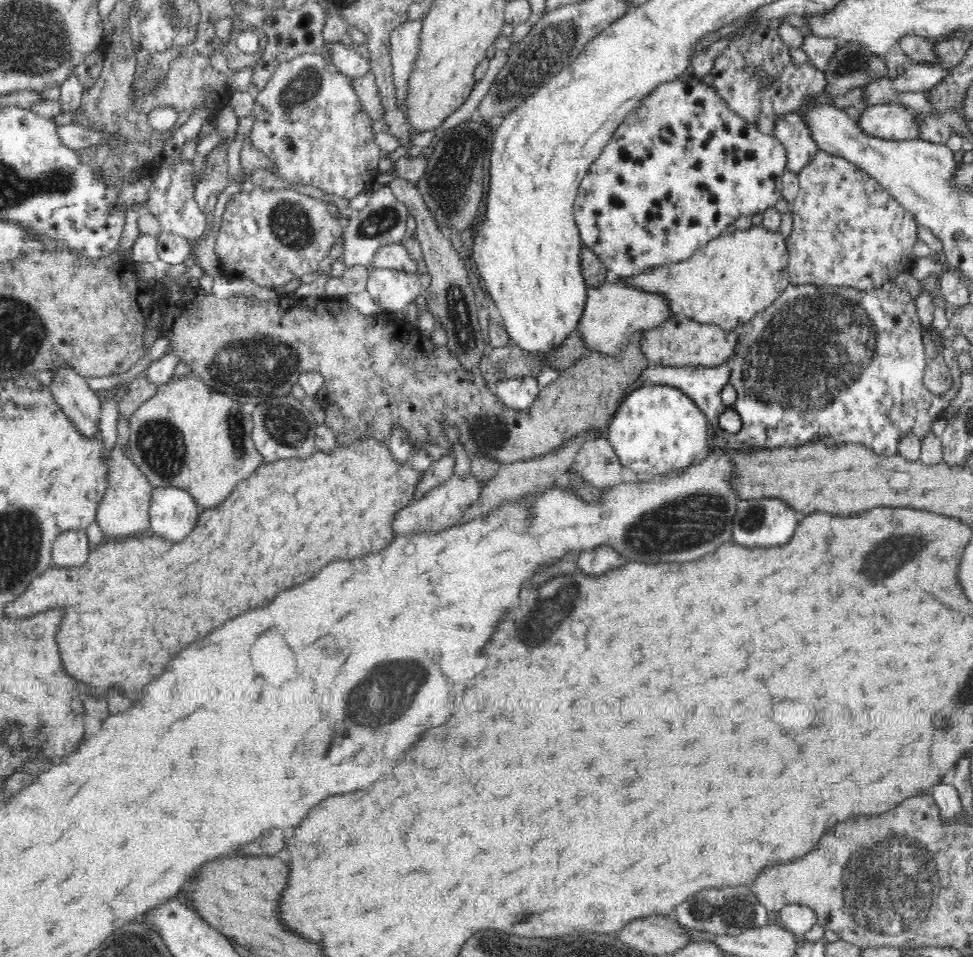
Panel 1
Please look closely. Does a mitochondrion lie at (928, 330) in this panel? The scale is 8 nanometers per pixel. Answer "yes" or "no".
no

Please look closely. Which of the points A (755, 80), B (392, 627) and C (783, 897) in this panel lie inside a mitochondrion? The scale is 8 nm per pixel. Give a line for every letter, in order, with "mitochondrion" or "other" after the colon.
A: mitochondrion
B: other
C: other

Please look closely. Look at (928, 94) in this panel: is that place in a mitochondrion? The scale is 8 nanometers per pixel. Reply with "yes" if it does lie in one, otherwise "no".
no

